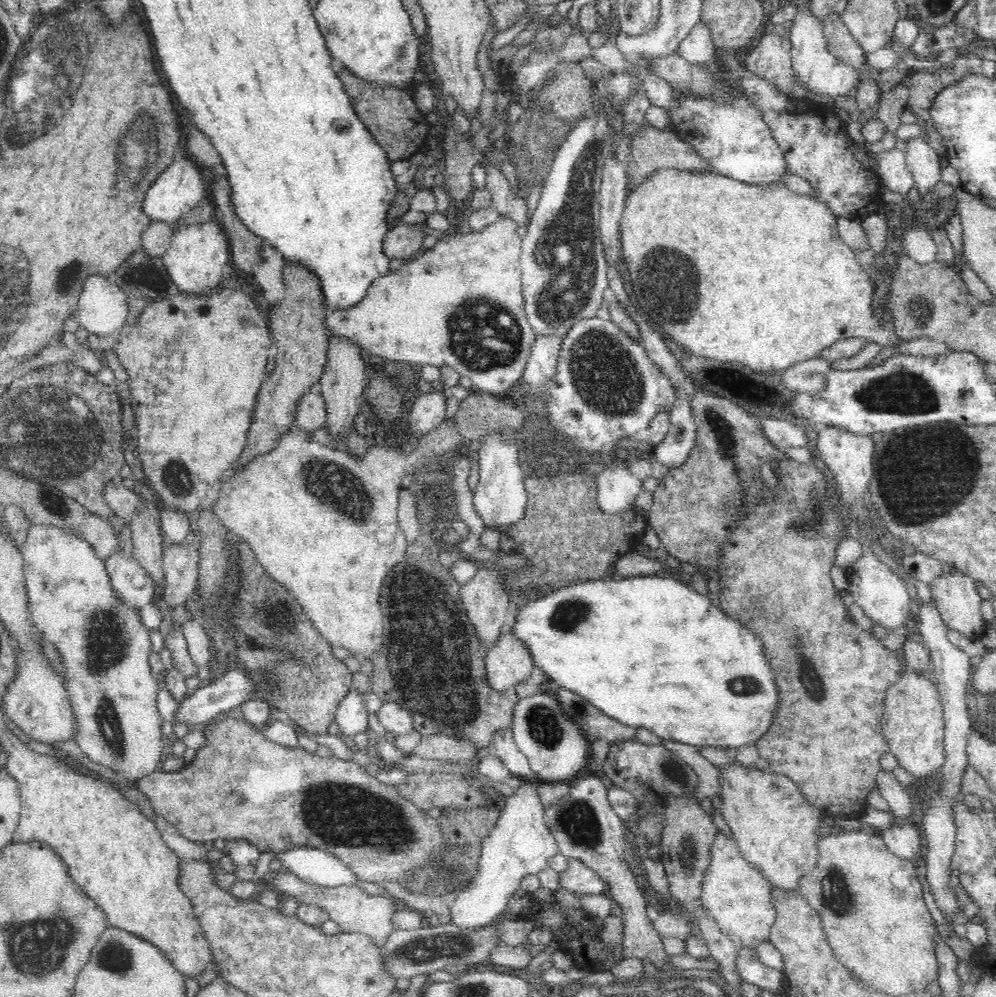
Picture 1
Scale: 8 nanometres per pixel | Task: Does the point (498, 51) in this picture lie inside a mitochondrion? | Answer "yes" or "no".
no

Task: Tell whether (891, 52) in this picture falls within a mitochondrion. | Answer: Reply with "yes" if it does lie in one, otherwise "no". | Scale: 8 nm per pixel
no

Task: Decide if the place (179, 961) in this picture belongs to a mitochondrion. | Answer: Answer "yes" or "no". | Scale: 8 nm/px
no

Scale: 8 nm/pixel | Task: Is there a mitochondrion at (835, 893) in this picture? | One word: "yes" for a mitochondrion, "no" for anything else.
yes

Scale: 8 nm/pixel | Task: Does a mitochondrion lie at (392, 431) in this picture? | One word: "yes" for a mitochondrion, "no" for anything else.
no

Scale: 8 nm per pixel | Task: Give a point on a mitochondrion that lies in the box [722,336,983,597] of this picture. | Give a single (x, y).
(923, 469)

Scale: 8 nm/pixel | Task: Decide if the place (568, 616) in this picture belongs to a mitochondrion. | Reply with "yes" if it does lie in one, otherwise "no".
yes

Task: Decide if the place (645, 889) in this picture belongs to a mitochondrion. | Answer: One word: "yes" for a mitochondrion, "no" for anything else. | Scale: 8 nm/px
no

